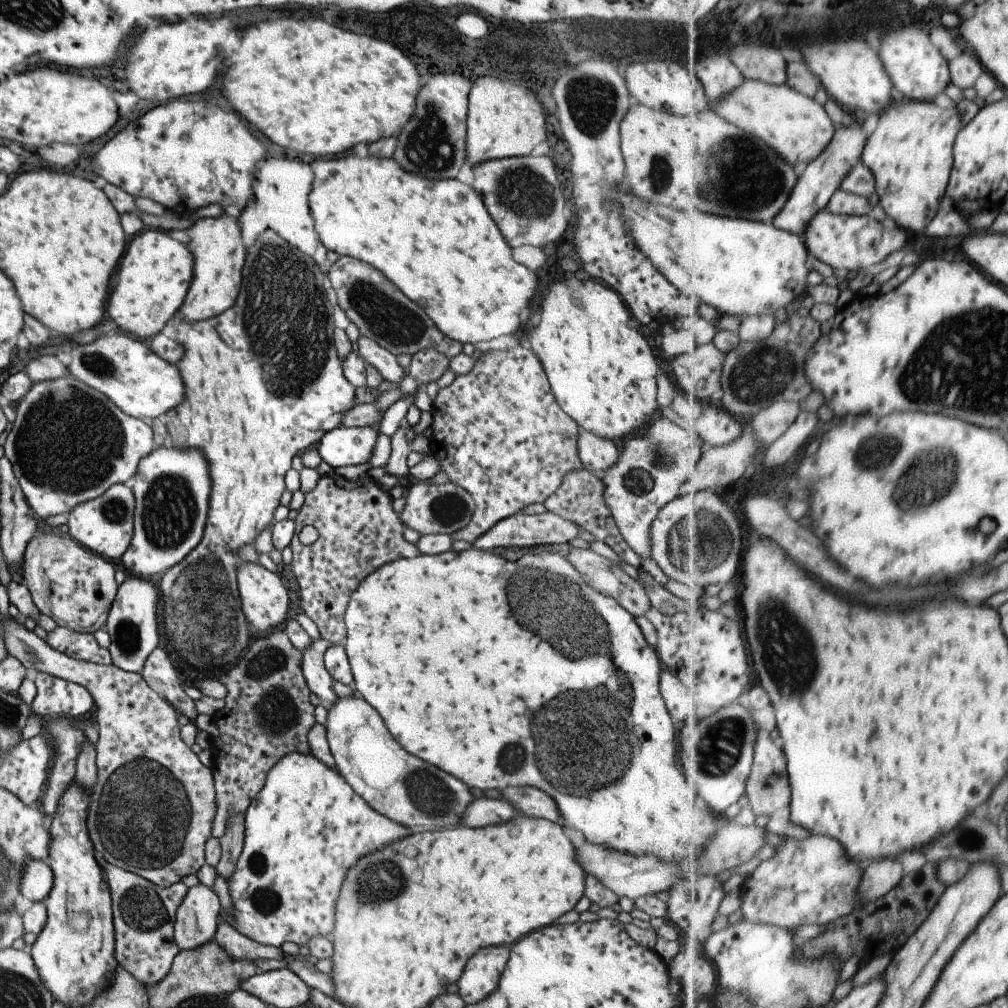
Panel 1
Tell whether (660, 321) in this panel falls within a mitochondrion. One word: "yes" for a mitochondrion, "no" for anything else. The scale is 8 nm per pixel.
no

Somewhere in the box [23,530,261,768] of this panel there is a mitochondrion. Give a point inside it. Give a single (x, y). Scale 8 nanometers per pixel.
(201, 599)

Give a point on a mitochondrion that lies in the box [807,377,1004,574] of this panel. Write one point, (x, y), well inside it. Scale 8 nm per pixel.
(929, 474)

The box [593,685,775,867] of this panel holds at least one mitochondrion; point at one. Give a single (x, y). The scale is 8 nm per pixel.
(721, 747)

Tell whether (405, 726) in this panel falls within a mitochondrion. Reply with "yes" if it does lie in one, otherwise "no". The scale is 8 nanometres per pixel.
no

